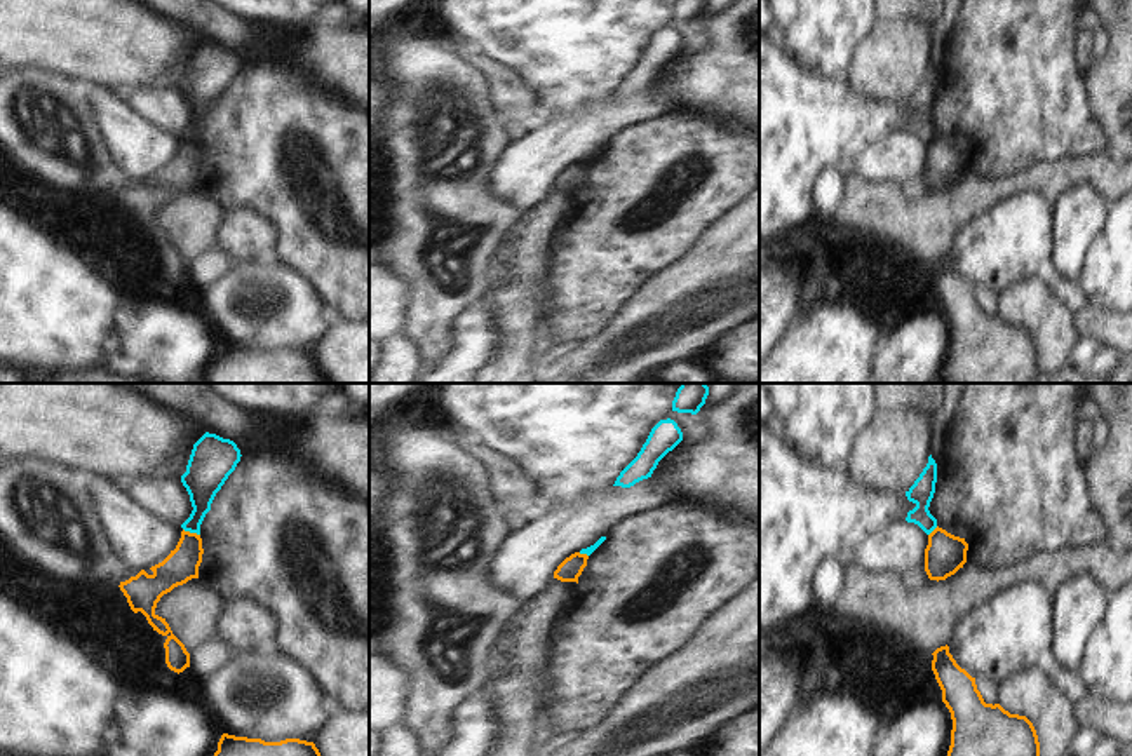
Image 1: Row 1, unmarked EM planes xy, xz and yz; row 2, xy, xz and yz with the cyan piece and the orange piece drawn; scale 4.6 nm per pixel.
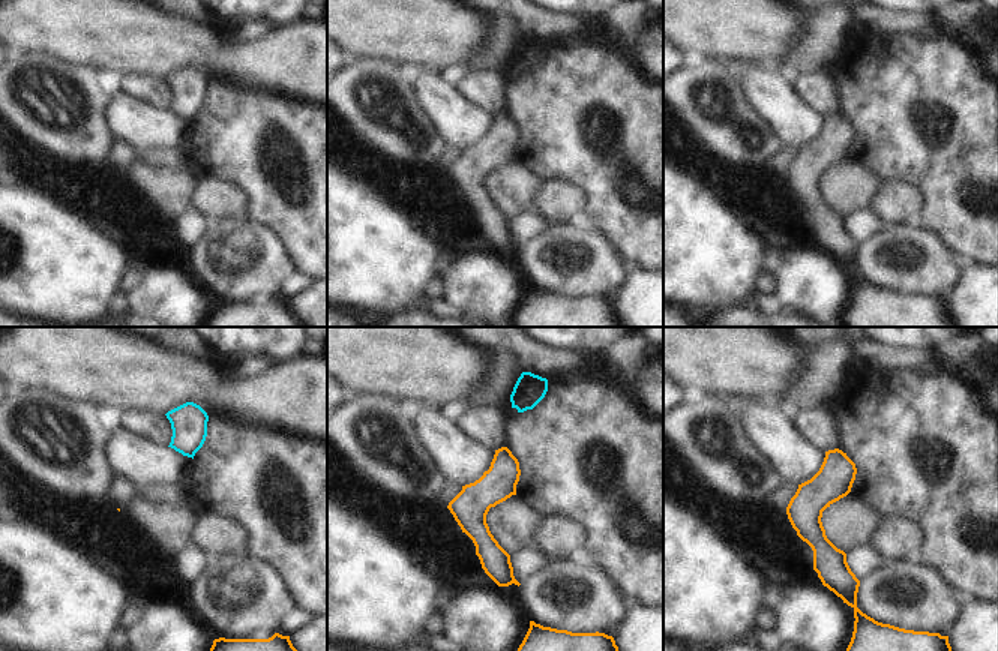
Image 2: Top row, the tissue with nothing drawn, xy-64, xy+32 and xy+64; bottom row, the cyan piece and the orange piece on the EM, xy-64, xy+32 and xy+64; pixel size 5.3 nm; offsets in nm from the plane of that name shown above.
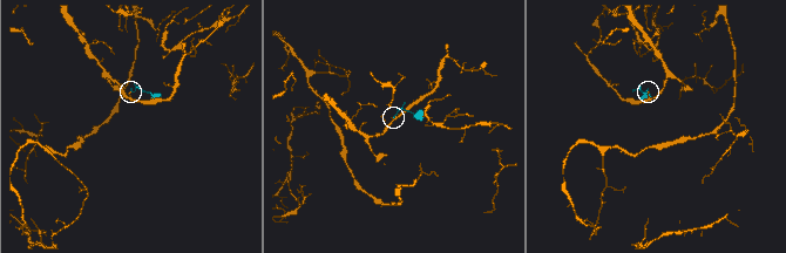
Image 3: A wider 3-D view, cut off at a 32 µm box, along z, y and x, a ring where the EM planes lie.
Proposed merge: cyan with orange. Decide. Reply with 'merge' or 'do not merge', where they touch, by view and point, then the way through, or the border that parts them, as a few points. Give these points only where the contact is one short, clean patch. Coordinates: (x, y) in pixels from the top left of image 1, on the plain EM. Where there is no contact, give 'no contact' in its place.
do not merge; contact xy (192, 141); border xy (183, 138), (199, 145)

